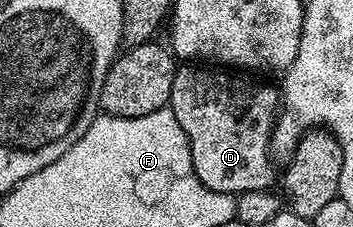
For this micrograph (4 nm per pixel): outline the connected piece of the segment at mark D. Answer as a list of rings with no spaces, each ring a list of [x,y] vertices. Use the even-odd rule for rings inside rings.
[[[200,64],[181,65],[174,76],[167,105],[174,112],[178,124],[182,124],[182,132],[186,132],[198,180],[202,180],[202,184],[214,192],[235,196],[242,192],[266,190],[273,185],[271,182],[278,178],[278,170],[268,153],[268,145],[282,105],[282,94],[277,87],[275,90],[264,82],[251,82],[248,78],[251,77],[225,72],[220,68],[205,68]]]

